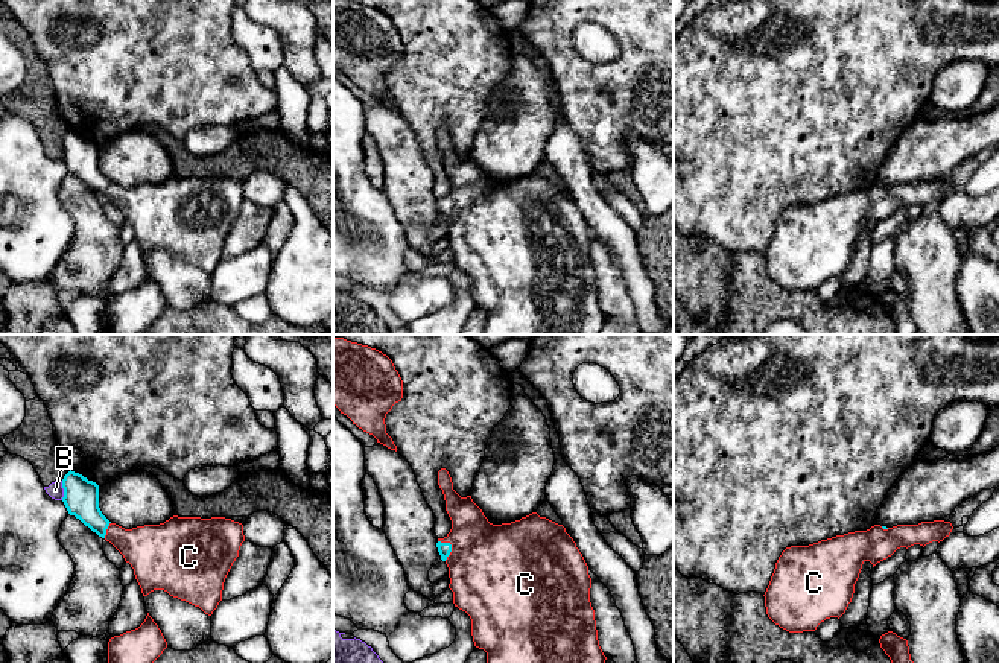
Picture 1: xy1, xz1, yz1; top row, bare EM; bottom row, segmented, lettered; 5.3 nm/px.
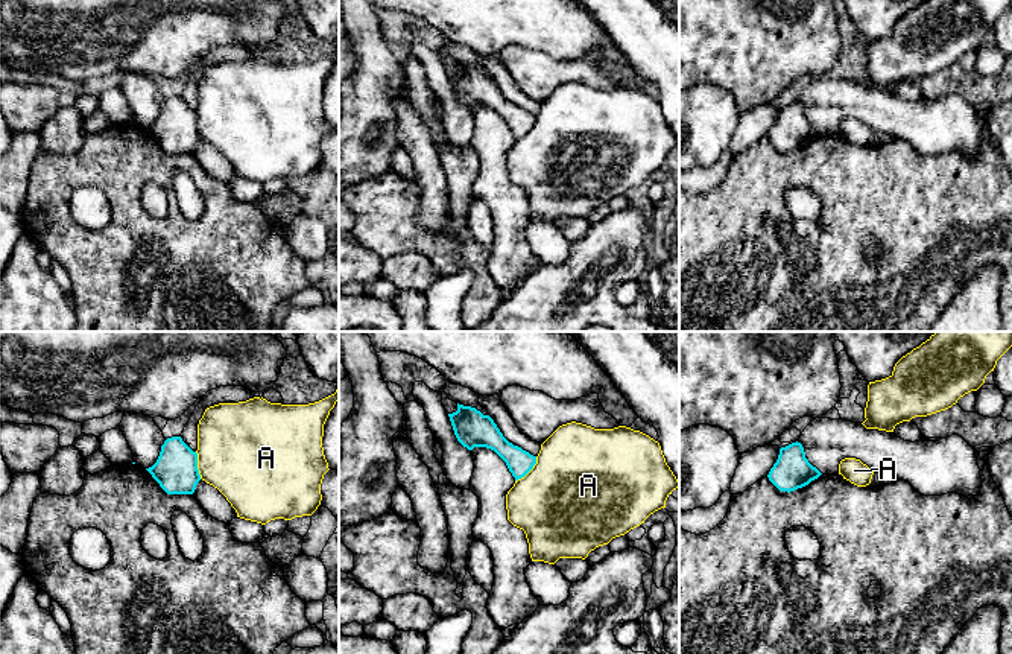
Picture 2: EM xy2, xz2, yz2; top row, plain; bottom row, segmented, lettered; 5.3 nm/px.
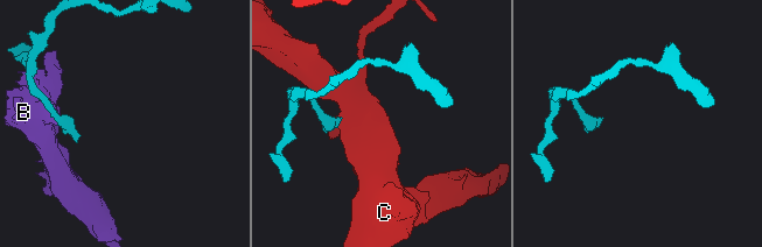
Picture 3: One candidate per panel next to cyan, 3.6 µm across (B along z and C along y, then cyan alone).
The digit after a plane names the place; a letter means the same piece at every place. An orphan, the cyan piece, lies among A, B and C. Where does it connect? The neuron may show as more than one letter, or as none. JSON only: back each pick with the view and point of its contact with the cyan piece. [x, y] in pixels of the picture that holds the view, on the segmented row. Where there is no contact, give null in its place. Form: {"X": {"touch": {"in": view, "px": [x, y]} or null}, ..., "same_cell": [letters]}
{"C": {"touch": {"in": "xz1", "px": [450, 546]}}, "same_cell": ["C"]}

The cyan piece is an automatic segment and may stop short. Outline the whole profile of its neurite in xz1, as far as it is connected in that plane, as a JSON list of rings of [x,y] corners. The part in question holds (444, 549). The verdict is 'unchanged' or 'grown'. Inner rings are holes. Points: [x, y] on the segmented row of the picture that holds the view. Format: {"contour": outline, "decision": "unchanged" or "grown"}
{"contour": [[[446,468],[438,471],[452,529],[436,547],[449,567],[453,604],[471,619],[474,646],[487,652],[487,663],[605,663],[590,602],[588,566],[573,538],[558,525],[532,512],[520,520],[493,525],[471,496],[461,497]]], "decision": "grown"}

